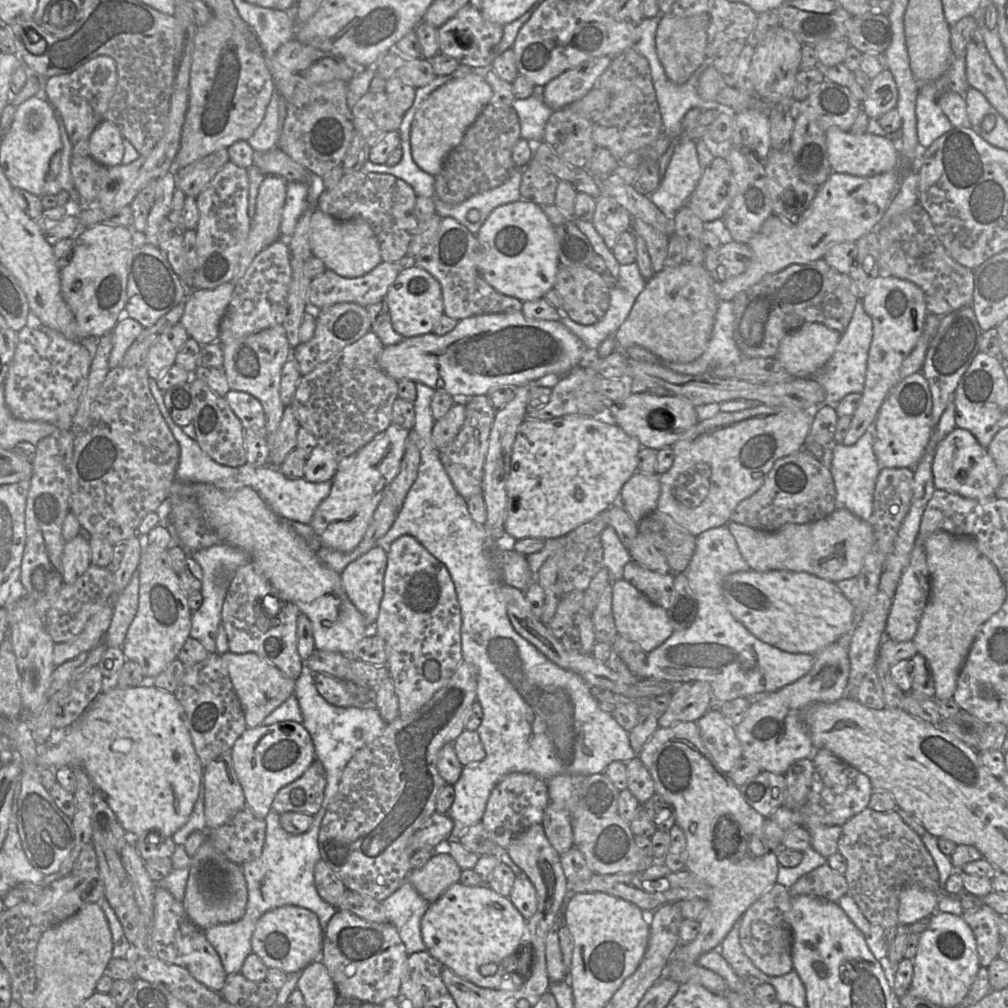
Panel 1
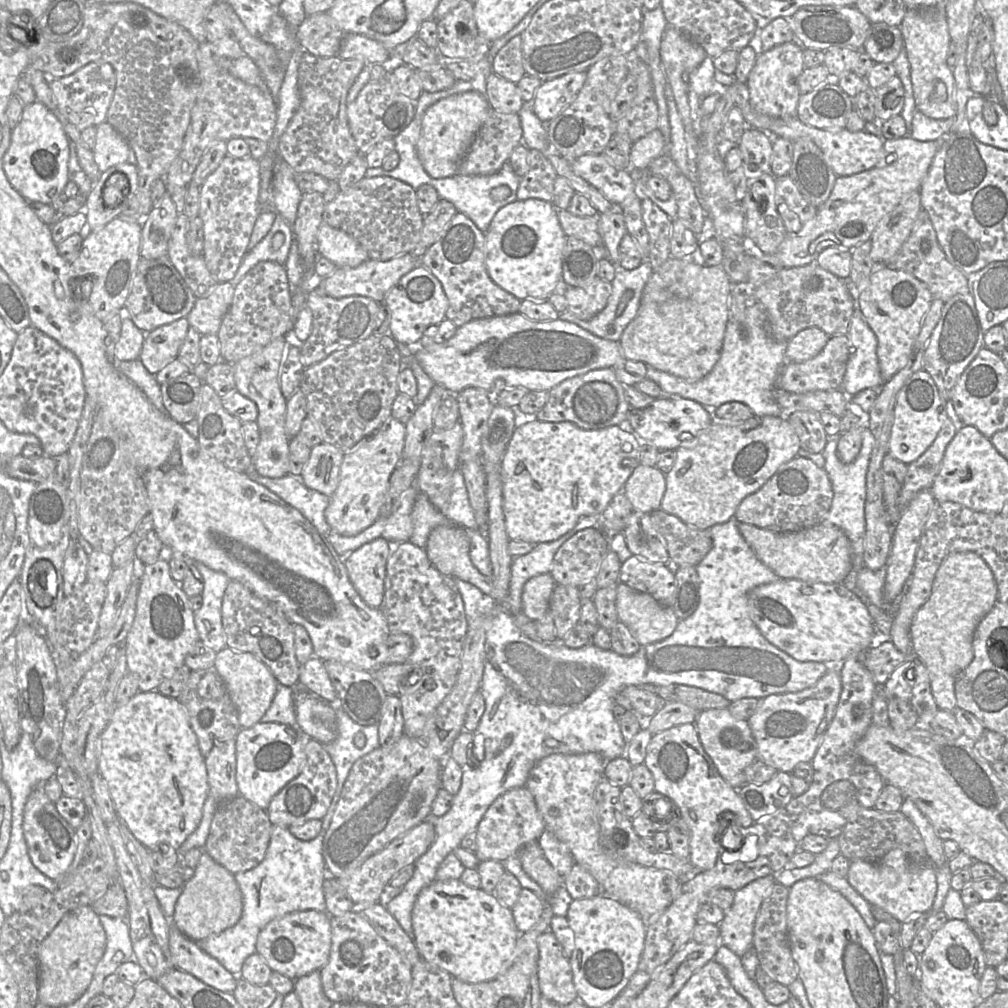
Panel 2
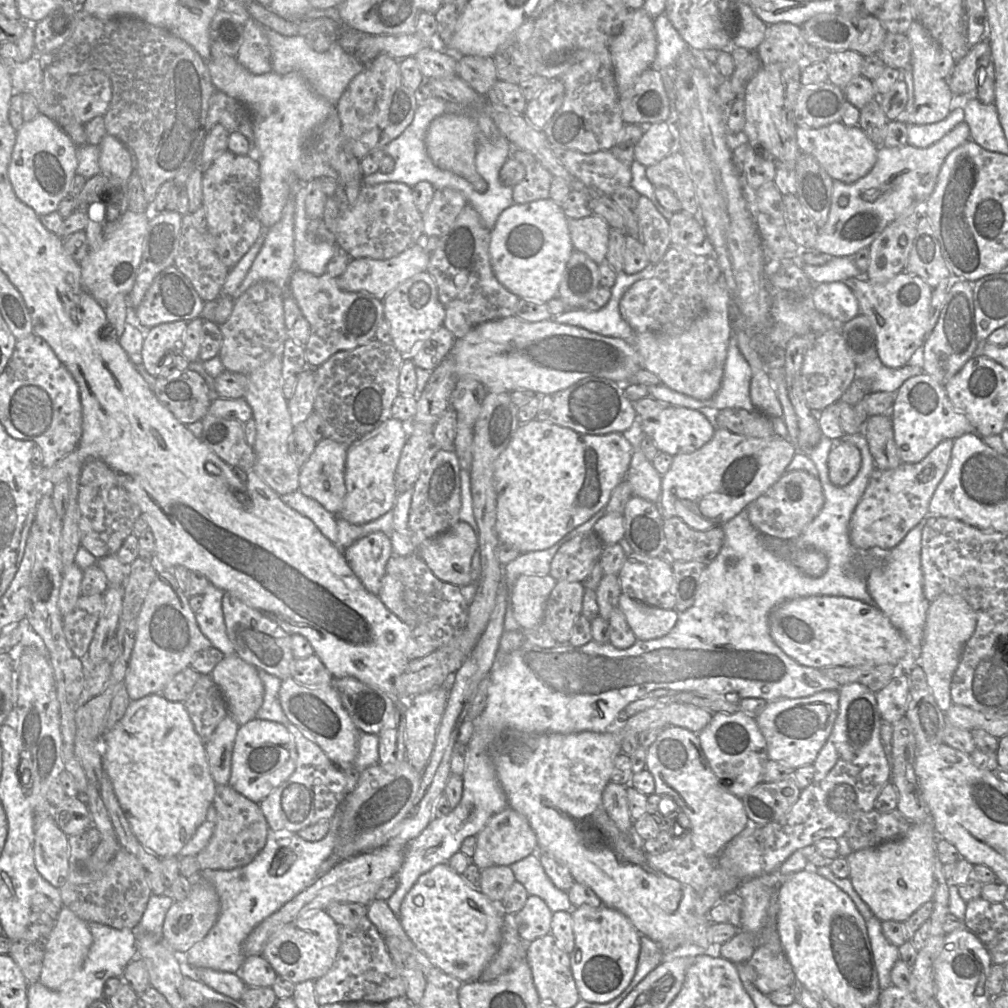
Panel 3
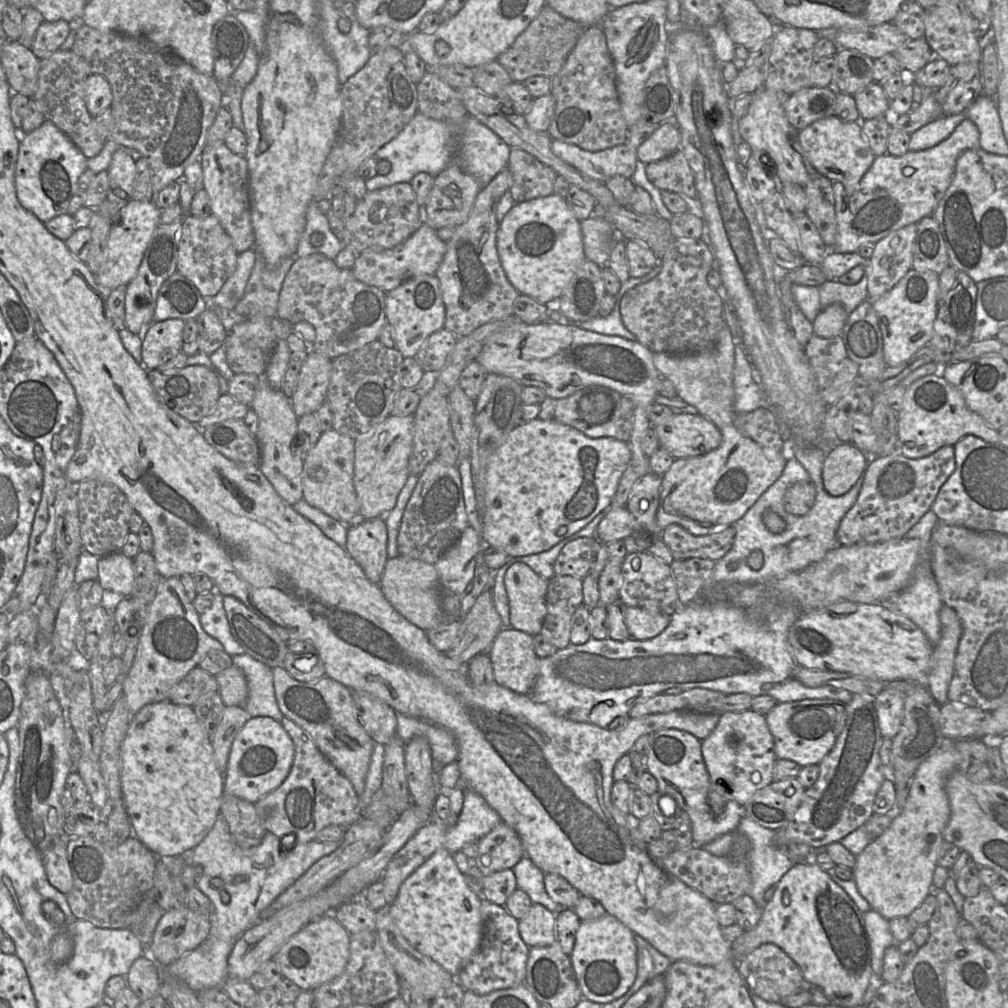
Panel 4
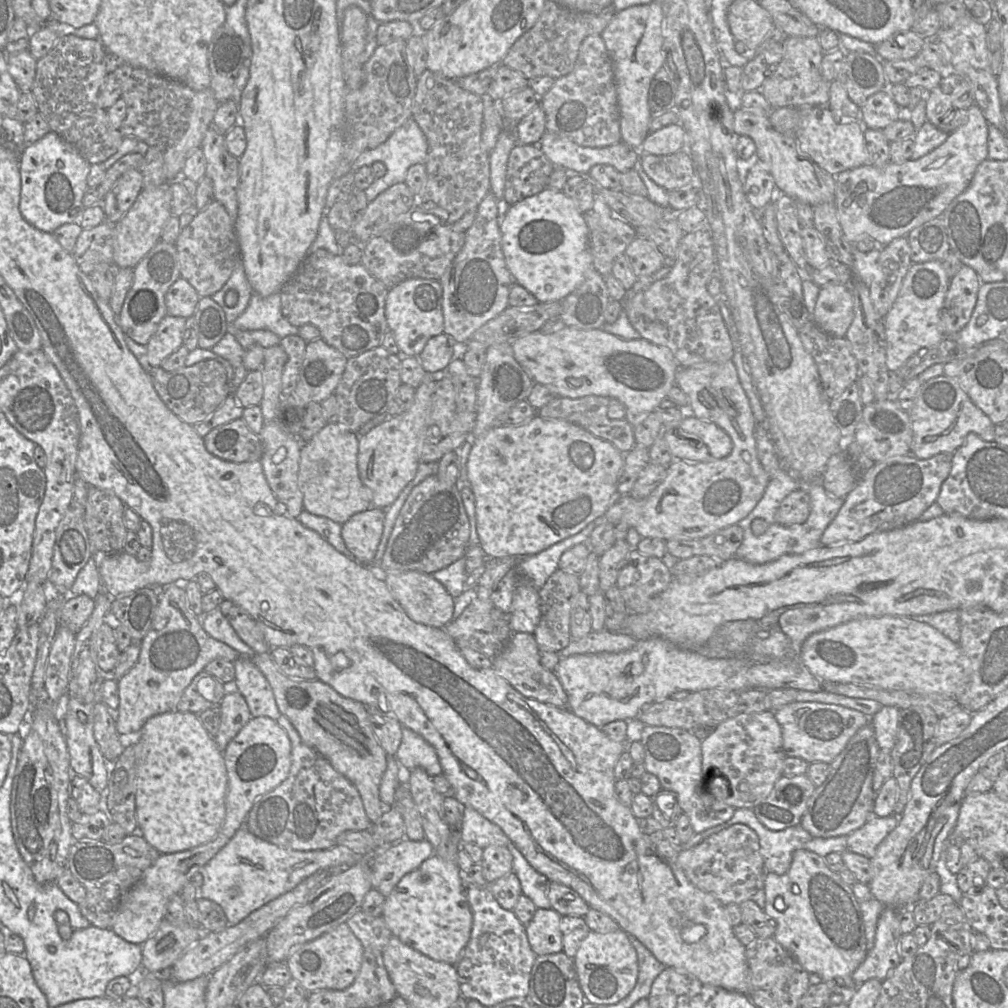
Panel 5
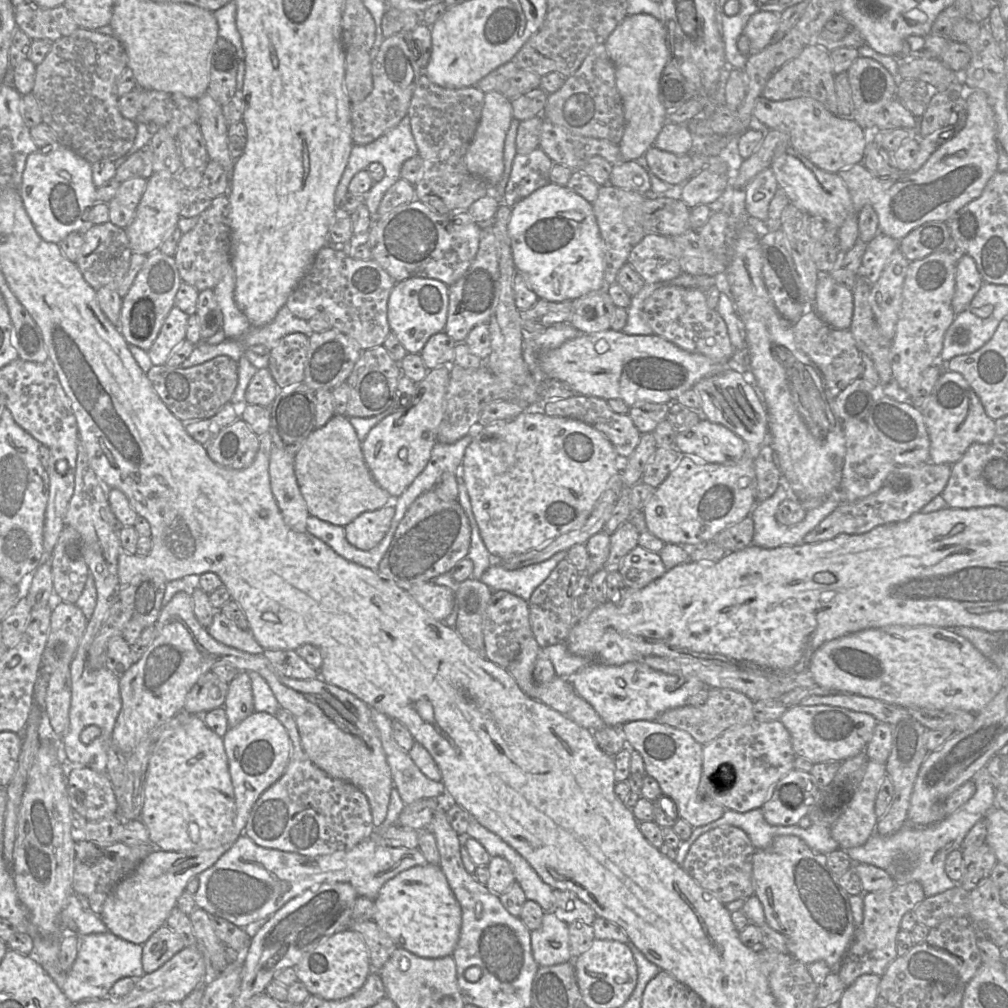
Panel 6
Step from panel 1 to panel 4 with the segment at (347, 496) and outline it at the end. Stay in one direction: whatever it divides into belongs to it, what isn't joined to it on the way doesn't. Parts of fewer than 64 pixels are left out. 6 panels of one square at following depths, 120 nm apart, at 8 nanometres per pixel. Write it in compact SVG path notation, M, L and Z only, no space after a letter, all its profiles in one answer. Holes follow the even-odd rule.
M414 415L388 416L354 445L353 483L359 501L359 518L384 517L396 504L397 497L410 476L408 462L412 451Z

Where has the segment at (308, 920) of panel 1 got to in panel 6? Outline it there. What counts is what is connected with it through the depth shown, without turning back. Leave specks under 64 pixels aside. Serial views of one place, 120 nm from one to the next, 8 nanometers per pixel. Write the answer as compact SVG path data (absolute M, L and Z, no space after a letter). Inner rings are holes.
M346 928L322 941L295 966L299 981L310 992L325 1000L343 1000L355 994L372 971L368 948L362 935Z

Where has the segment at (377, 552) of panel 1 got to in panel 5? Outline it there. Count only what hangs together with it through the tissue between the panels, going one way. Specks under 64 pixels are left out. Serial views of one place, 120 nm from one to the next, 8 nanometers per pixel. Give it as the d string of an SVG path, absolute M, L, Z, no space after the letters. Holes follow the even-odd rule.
M370 507L342 524L342 538L359 563L372 566L384 531L385 509Z

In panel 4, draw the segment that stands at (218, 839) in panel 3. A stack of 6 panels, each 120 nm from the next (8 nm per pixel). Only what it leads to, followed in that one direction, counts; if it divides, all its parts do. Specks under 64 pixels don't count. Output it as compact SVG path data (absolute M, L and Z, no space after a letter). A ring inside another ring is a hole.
M224 793L220 813L225 818L237 846L248 849L262 842L267 831L257 814L255 804Z

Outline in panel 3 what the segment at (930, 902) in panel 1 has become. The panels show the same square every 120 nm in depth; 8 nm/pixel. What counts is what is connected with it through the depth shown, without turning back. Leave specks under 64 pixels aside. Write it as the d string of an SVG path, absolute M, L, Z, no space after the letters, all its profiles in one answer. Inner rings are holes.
M929 813L929 818L917 824L911 824L907 833L893 841L885 842L873 848L852 852L846 859L850 867L849 879L854 890L868 905L873 915L880 921L905 922L926 902L932 901L934 894L933 871L936 855L936 842L938 836L934 822Z

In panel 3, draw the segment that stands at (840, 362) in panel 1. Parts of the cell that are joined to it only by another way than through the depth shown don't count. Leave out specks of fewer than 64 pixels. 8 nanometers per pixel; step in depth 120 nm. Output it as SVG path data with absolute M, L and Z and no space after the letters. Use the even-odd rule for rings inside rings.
M877 356L857 365L856 379L868 382L871 392L896 393L907 379L922 373L923 368L917 365L907 364L896 369L886 367Z

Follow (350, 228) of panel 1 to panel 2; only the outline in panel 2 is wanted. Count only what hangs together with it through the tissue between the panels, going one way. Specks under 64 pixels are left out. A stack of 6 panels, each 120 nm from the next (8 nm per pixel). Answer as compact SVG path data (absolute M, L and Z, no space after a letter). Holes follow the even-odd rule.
M325 222L318 230L318 254L337 268L354 268L369 260L367 252L352 236Z

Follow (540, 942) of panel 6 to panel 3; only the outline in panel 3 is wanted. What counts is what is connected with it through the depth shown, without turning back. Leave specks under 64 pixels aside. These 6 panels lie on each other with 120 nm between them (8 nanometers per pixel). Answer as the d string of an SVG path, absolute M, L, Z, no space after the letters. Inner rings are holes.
M529 895L524 907L512 916L519 936L525 943L550 934L552 911L539 897Z

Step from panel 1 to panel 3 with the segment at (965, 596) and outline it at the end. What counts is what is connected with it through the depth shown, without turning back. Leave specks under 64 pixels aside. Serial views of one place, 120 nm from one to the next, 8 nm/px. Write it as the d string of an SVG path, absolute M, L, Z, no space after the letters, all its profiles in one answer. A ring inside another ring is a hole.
M942 593L930 602L926 614L922 652L918 664L926 674L927 683L939 708L945 713L952 705L951 684L966 642L975 631L977 616L960 595Z

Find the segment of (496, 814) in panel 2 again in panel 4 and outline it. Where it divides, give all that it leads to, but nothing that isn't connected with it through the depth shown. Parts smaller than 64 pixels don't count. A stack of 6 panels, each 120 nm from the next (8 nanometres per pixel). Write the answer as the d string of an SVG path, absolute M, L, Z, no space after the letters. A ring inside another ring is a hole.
M501 822L478 841L478 855L471 861L487 876L513 869L524 856L525 851L517 832Z

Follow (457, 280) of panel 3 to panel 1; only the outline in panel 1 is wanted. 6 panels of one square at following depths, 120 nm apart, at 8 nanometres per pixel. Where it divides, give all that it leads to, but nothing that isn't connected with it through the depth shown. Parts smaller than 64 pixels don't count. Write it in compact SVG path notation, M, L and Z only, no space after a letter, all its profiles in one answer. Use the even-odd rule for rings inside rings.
M452 217L442 218L435 238L416 257L415 265L429 272L440 283L444 314L455 320L462 320L471 316L510 313L521 311L522 303L519 299L497 292L481 276L475 263L475 251L479 248L475 234Z

